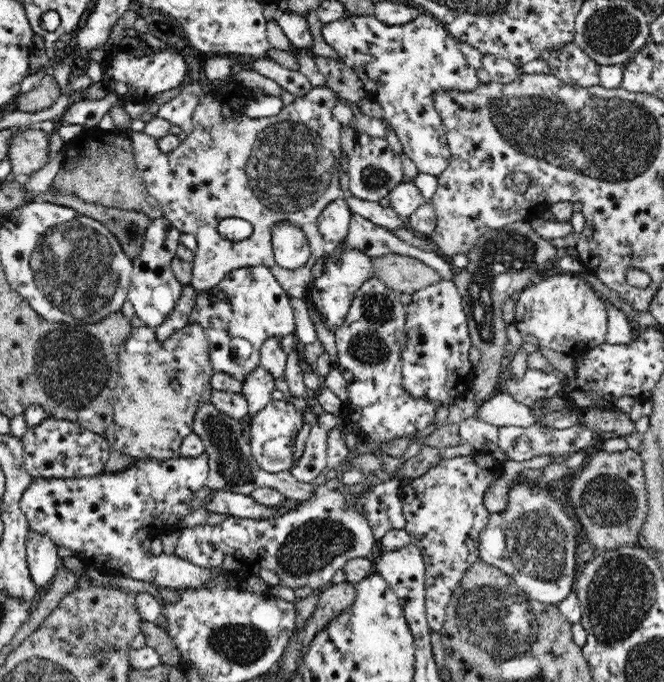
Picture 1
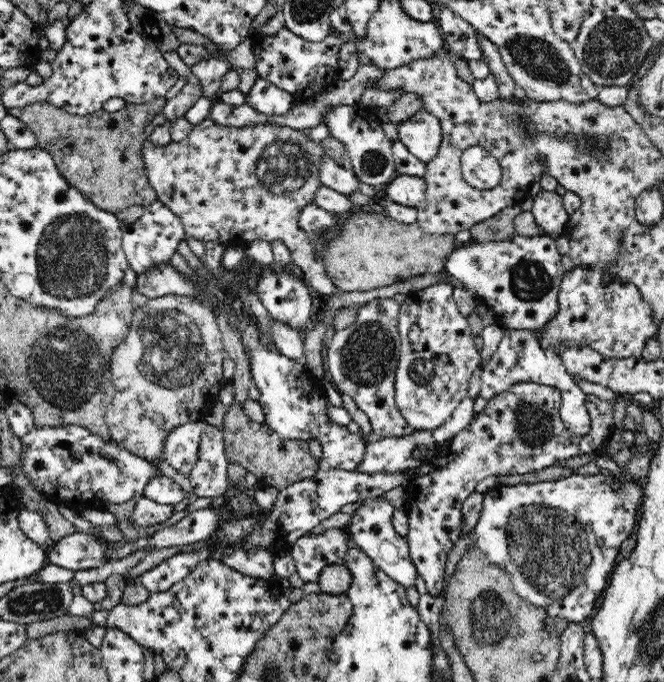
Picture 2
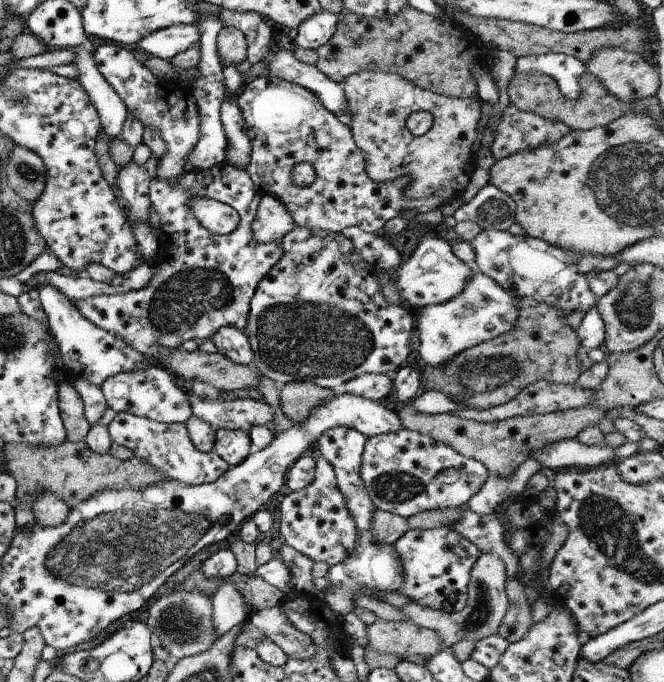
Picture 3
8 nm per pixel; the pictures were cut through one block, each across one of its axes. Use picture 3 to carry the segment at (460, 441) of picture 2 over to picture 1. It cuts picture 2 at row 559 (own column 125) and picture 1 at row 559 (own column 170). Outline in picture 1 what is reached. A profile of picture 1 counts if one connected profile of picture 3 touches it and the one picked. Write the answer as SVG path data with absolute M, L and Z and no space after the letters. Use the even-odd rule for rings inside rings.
M486 453L442 459L431 470L428 470L424 476L420 476L416 480L406 479L401 481L403 490L402 504L404 516L406 517L405 530L412 537L411 542L423 554L425 564L425 605L427 622L432 632L438 632L446 622L446 607L451 600L453 590L459 585L464 573L480 558L479 538L491 513L485 507L483 496L495 479L492 475L494 460L492 456ZM472 474L482 474L482 478L486 478L486 490L482 490L482 500L478 496L480 494L478 478L472 476Z

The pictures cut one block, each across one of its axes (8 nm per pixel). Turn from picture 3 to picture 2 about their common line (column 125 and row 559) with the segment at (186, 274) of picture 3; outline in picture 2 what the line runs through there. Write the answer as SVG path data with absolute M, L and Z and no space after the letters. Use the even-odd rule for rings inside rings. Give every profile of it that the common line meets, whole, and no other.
M328 527L318 534L302 535L287 551L302 580L318 582L326 566L342 563L350 544L349 533L342 527Z

